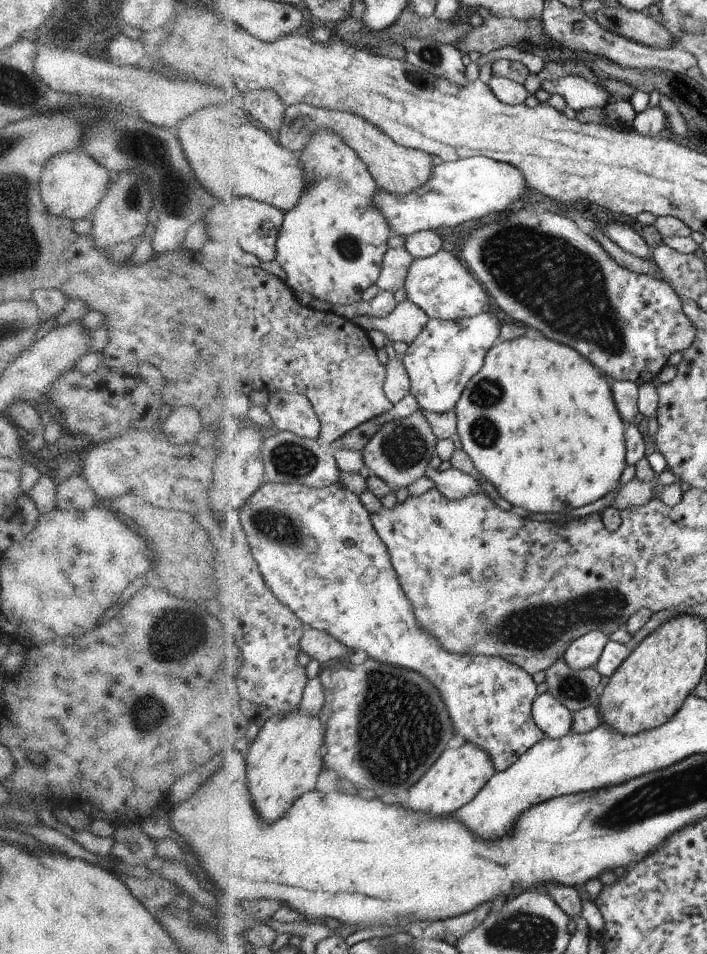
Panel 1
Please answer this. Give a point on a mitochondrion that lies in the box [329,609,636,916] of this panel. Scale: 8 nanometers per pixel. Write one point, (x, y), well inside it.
(393, 706)

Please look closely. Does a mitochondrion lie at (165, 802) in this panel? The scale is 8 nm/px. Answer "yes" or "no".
no

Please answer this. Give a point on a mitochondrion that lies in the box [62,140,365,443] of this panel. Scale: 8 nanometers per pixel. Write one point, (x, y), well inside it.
(135, 193)

